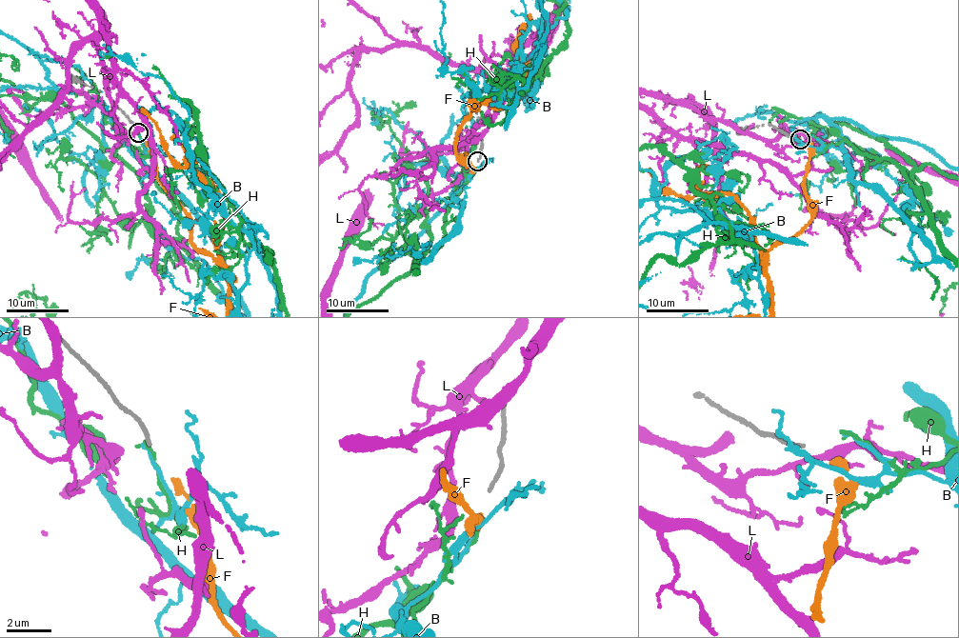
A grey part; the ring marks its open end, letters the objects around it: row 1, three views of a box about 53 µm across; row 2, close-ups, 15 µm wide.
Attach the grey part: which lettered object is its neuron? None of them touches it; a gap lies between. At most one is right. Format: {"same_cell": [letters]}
{"same_cell": ["F"]}

